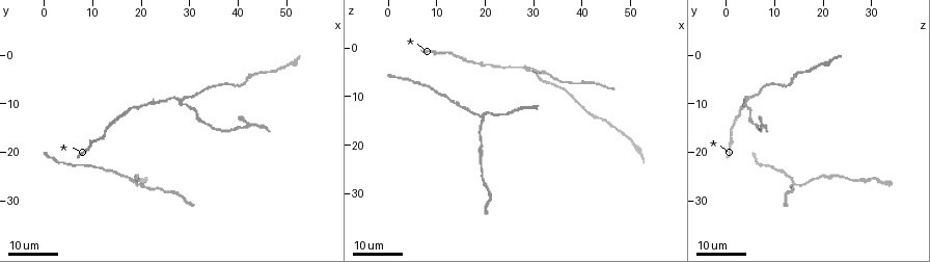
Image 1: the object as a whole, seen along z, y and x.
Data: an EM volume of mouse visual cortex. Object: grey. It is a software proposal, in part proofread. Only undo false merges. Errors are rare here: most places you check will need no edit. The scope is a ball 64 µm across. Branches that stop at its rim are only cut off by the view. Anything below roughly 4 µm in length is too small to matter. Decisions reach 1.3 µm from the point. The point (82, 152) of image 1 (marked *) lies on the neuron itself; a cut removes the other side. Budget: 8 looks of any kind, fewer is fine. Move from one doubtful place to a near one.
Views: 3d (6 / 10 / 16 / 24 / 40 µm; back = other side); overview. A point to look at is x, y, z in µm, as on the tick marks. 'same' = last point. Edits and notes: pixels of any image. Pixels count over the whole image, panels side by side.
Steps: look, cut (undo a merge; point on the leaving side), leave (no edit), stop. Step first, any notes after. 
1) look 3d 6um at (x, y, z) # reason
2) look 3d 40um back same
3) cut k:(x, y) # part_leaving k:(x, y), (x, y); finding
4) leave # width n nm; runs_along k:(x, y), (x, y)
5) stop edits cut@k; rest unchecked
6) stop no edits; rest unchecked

look 3d 24um at (16.5, 12.0, 2.5)

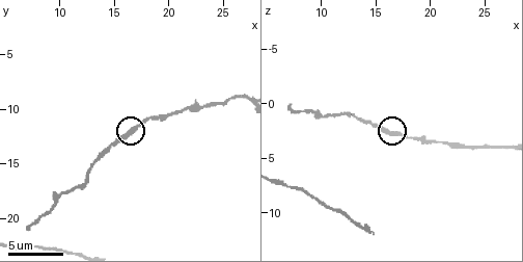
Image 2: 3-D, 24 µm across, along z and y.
look 3d 10um at (16.8, 12.0, 2.8)

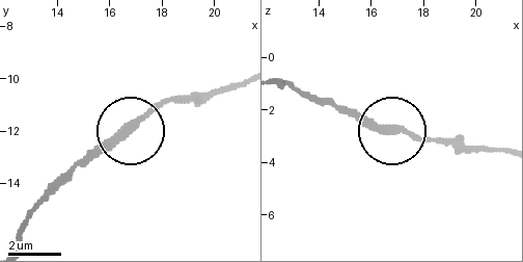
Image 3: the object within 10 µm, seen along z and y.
leave # width 280 nm; runs_along 3:(17, 242), (26, 221), (73, 175), (184, 97); all the same neuron

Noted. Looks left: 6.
look 3d 10um at (23.6, 9.6, 3.8) # sudden change in width

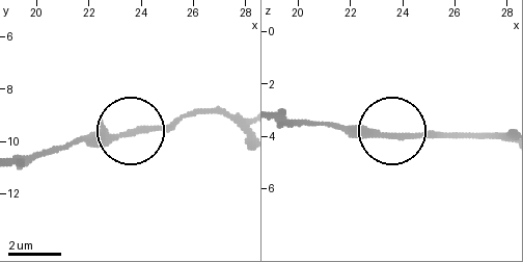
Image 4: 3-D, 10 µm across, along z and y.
leave # runs_along 4:(22, 162), (89, 137), (163, 131), (194, 118); all the same neuron

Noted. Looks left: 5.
look 3d 24um at (28.5, 9.0, 4.0) # small branch off a trunk

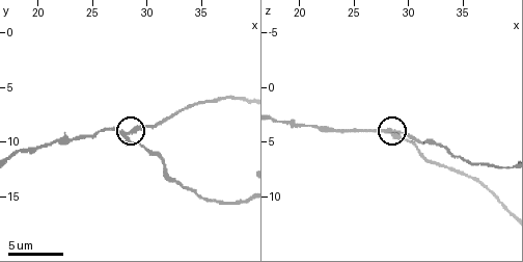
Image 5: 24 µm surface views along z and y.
look 3d 6um at (28.6, 9.4, 4.2) # closer look

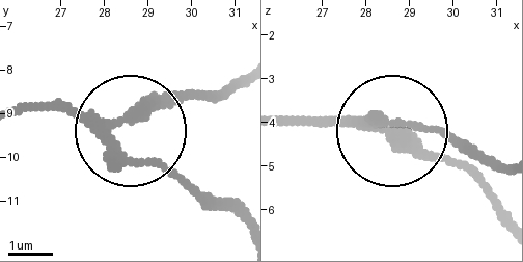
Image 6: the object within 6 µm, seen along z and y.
cut 6:(169, 98) # side_arm 23 um; part_leaving 6:(115, 116), (234, 90); two neurons meet here

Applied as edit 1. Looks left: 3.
look 3d 24um at (19.5, 26.5, 13.5) # branch point

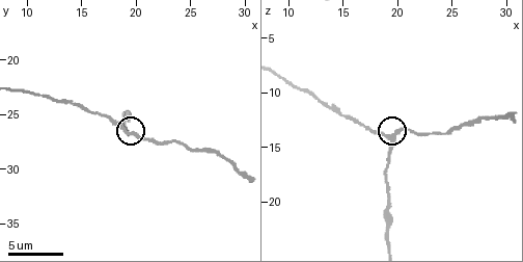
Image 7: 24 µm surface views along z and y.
look 3d 6um at (19.4, 26.6, 14.2) # closer look

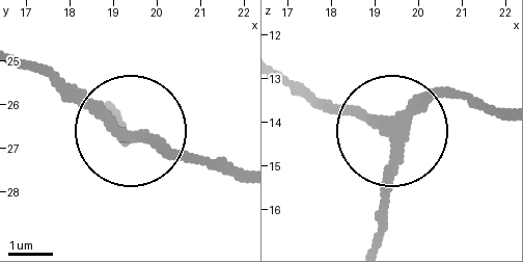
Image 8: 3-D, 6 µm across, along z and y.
leave # side_arm 14 um; runs_along 8:(282, 75), (383, 124), (479, 98); all the same neuron

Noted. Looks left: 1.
stop edits cut@6; rest unchecked

